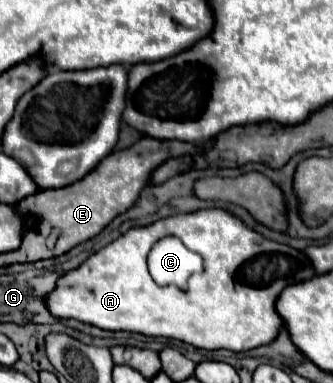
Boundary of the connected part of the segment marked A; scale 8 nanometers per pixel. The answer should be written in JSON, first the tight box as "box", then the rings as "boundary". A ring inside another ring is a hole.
{"box":[47,207,317,353],"boundary":[[[215,207],[215,209],[199,209],[183,215],[171,215],[151,225],[129,229],[119,239],[103,247],[101,251],[93,253],[81,267],[65,273],[59,279],[57,289],[53,291],[53,295],[49,295],[47,301],[49,301],[49,311],[61,319],[73,317],[109,331],[137,331],[153,337],[173,337],[201,349],[229,349],[239,353],[239,351],[249,351],[267,345],[279,335],[285,323],[275,309],[277,297],[287,285],[313,279],[315,275],[317,271],[313,269],[313,263],[303,251],[267,239],[255,229],[247,227],[237,215],[229,213],[227,209]],[[165,235],[179,237],[189,249],[203,255],[205,277],[207,277],[205,293],[189,293],[189,291],[183,293],[177,287],[159,287],[151,279],[147,271],[147,263],[143,261],[147,259],[151,245]]]}

